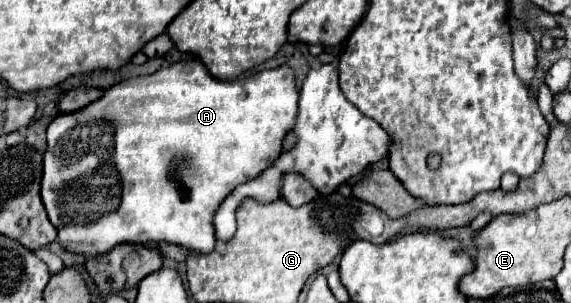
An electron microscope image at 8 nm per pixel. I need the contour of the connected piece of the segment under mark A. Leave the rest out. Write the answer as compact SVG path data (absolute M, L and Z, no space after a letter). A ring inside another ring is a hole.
M184 60L176 62L168 68L160 68L154 74L148 76L136 76L124 82L118 82L110 86L102 98L96 102L84 106L82 110L70 112L70 114L58 114L50 126L48 126L48 150L44 154L44 176L42 176L42 200L48 212L50 222L58 230L58 242L62 248L70 252L92 252L98 256L98 252L108 252L110 248L118 244L150 244L150 242L168 242L168 244L178 244L194 252L208 254L214 250L216 236L214 236L214 226L212 226L212 216L222 204L222 200L238 186L248 182L250 178L256 178L264 168L274 164L274 160L280 154L282 140L286 132L292 130L294 120L296 120L296 108L298 108L298 92L294 84L294 72L290 66L278 66L272 70L262 70L256 76L244 78L244 80L232 80L232 82L220 82L208 74L208 70L196 62L196 60ZM66 172L94 172L90 176L80 176L66 180Z

